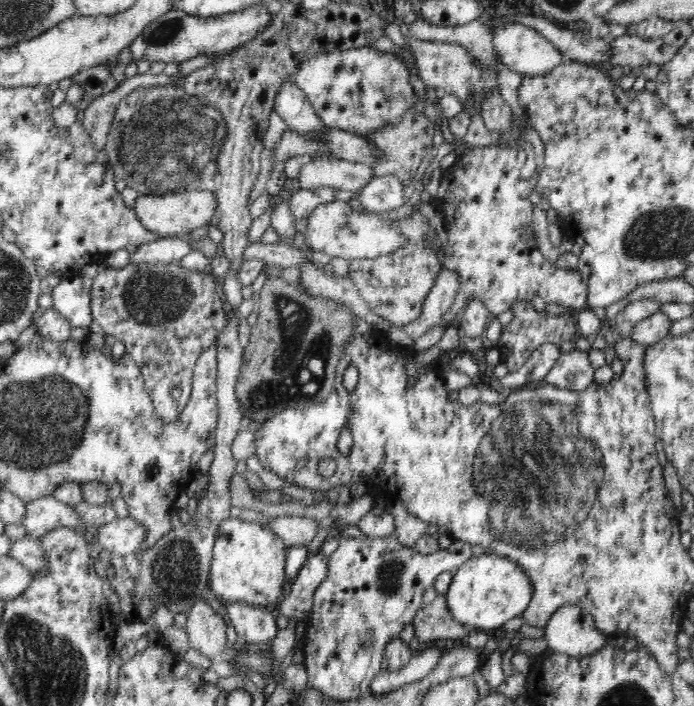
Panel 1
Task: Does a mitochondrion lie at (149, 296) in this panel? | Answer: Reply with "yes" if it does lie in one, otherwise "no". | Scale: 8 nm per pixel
yes

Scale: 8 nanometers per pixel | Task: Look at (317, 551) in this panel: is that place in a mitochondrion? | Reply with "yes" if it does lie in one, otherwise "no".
no

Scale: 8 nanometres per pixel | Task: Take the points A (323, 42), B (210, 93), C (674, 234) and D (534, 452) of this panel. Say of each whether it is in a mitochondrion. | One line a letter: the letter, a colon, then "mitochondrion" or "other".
A: other
B: mitochondrion
C: mitochondrion
D: mitochondrion

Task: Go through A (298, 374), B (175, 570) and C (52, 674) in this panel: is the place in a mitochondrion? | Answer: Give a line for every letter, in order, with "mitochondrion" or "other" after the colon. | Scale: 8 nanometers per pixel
A: mitochondrion
B: mitochondrion
C: mitochondrion

